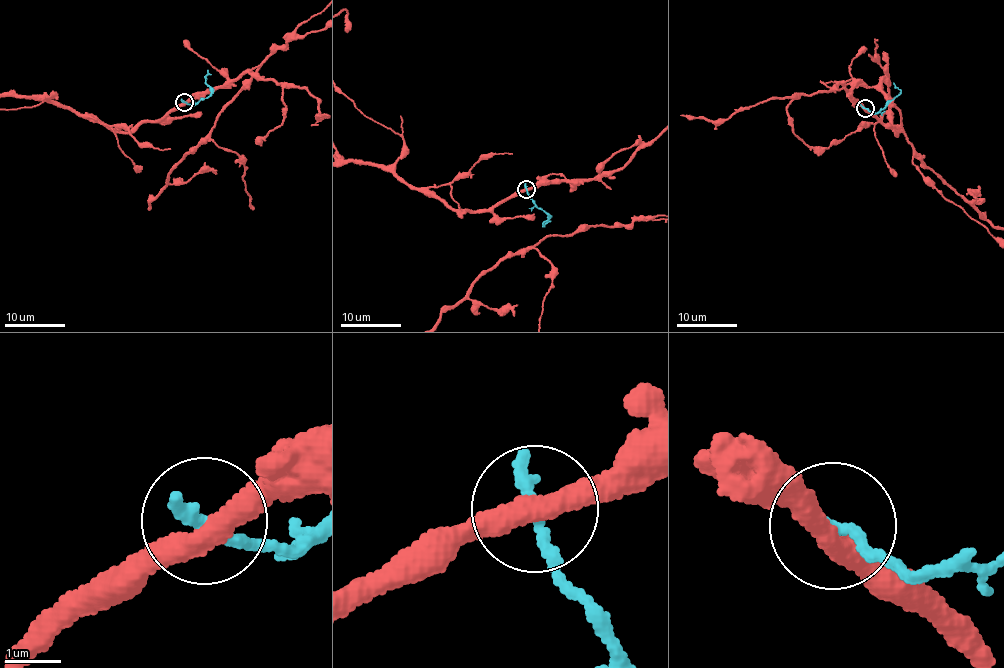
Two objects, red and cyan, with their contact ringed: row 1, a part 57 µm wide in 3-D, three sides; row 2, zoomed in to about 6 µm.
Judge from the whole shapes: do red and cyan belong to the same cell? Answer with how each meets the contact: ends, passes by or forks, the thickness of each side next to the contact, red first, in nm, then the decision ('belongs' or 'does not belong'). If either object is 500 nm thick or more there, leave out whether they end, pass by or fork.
red passes by | cyan ends | 400/280 nm | does not belong

